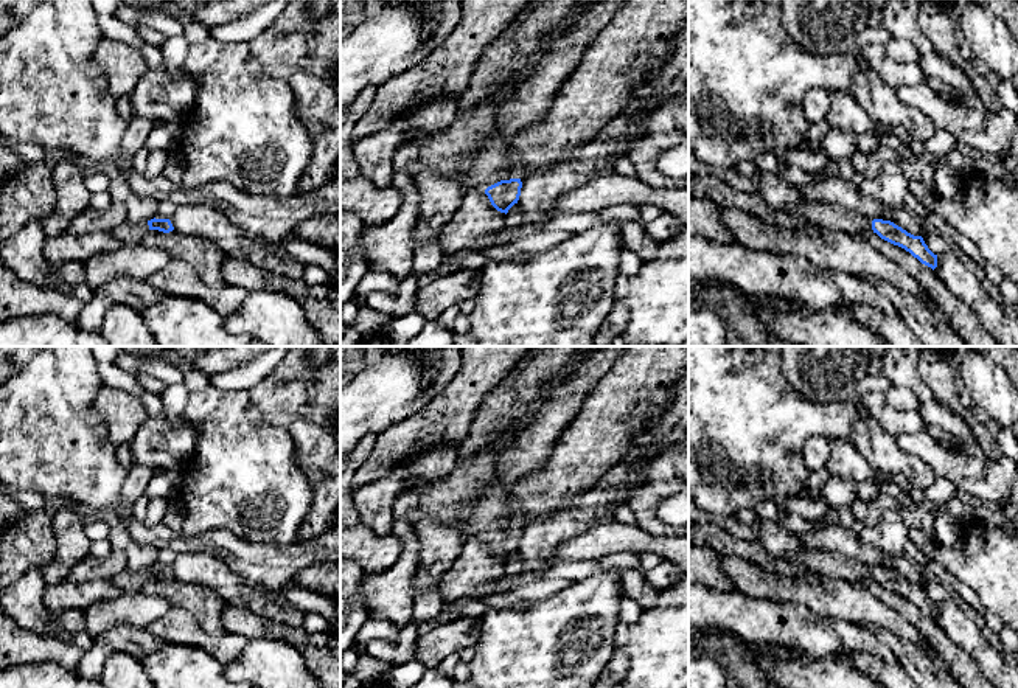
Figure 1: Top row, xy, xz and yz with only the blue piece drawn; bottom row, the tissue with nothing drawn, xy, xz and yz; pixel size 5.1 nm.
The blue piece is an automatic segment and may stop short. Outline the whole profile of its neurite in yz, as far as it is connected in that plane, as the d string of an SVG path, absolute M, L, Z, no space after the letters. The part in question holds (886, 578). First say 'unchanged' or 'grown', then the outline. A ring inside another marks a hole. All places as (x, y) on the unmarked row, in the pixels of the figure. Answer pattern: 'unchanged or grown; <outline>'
grown; M804 547L799 553L783 556L788 561L805 567L810 572L830 576L835 579L842 579L850 584L861 584L864 581L873 579L881 587L898 593L917 606L922 612L937 615L937 603L934 603L925 592L922 584L914 584L895 573L891 568L873 567L847 559L838 553L822 551Z

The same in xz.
grown; M494 478L479 497L477 506L466 523L466 540L483 537L491 553L505 562L518 551L522 536L521 526L502 526L511 499L511 491Z

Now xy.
grown; M151 567L148 570L124 570L121 572L115 579L113 584L121 590L121 592L138 592L141 587L151 579L151 578L159 578L163 581L169 581L174 578L173 572L169 567Z

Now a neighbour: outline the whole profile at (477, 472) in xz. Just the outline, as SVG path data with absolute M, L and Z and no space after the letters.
M502 444L482 449L468 461L457 461L448 478L435 483L415 483L401 492L393 517L417 526L424 519L451 523L468 499L477 499L494 480L494 467Z

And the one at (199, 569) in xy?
M179 553L169 568L176 579L216 592L225 606L246 606L264 618L302 627L305 613L281 593L246 584L241 575L211 554Z

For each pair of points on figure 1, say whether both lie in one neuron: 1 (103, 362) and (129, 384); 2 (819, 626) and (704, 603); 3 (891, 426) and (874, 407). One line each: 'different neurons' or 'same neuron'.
1: same neuron
2: same neuron
3: same neuron

